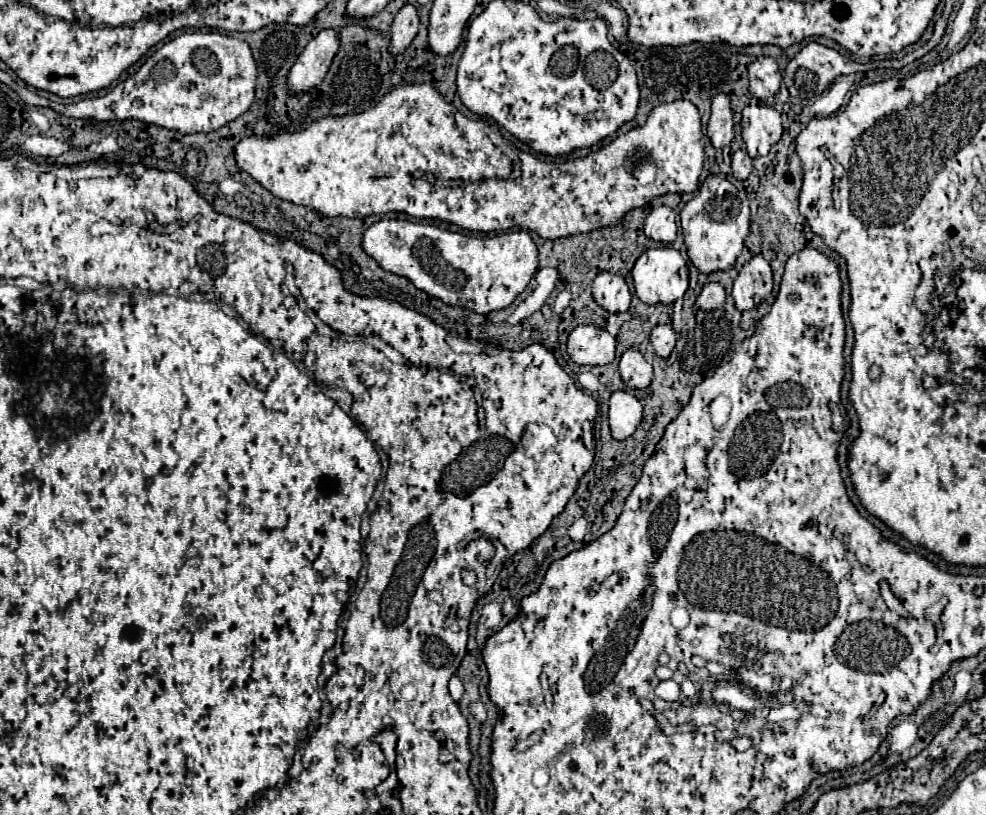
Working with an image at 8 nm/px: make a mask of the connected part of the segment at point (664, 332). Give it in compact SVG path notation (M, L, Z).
M658 324L652 328L652 334L650 334L650 344L654 346L654 352L662 358L668 358L670 352L674 350L674 344L676 344L676 332L672 326L668 324Z

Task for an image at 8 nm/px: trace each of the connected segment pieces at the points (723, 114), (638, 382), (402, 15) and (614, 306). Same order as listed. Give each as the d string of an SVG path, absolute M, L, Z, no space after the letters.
M716 94L712 98L712 116L708 120L708 138L714 148L728 146L734 138L734 122L728 94Z
M628 348L620 358L620 376L628 388L648 388L652 382L652 366L638 348Z
M406 4L394 18L392 24L392 42L390 42L390 52L398 54L404 52L410 42L414 40L414 36L418 34L418 26L420 26L420 14L418 8L412 4Z
M600 272L592 282L592 294L608 312L626 312L632 302L626 280L614 272Z

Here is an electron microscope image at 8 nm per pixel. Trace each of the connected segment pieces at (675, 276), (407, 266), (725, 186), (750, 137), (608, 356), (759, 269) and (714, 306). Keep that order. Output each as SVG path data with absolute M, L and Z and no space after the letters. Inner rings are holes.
M670 246L648 248L632 268L636 296L644 304L672 304L684 296L688 290L688 268L682 254Z
M380 220L372 224L364 232L362 248L388 272L406 276L416 288L424 290L426 294L440 298L446 304L452 306L462 306L460 300L470 302L470 310L488 314L494 310L508 308L528 286L530 278L538 270L538 250L536 244L532 242L530 234L520 230L520 232L502 232L494 236L466 236L460 232L450 232L432 224L422 224L422 222L410 222L410 220ZM402 240L402 246L396 246L394 242Z
M708 176L694 198L682 208L682 230L684 244L690 262L704 274L716 270L728 270L734 266L744 240L750 232L750 208L748 198L724 176Z
M750 104L742 110L742 138L750 158L766 156L782 136L780 114L772 106Z
M578 326L568 336L568 354L576 364L608 364L614 360L616 340L598 326Z
M752 256L738 272L732 296L738 310L750 310L772 292L772 268L762 256Z
M710 282L702 288L700 296L696 298L696 304L702 310L718 310L724 306L724 300L726 300L724 288L718 282Z

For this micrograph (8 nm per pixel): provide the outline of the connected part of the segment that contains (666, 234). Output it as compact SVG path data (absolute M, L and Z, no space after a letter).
M656 206L644 222L644 234L654 242L670 244L676 240L676 222L674 220L676 220L674 210L670 210L668 206Z

